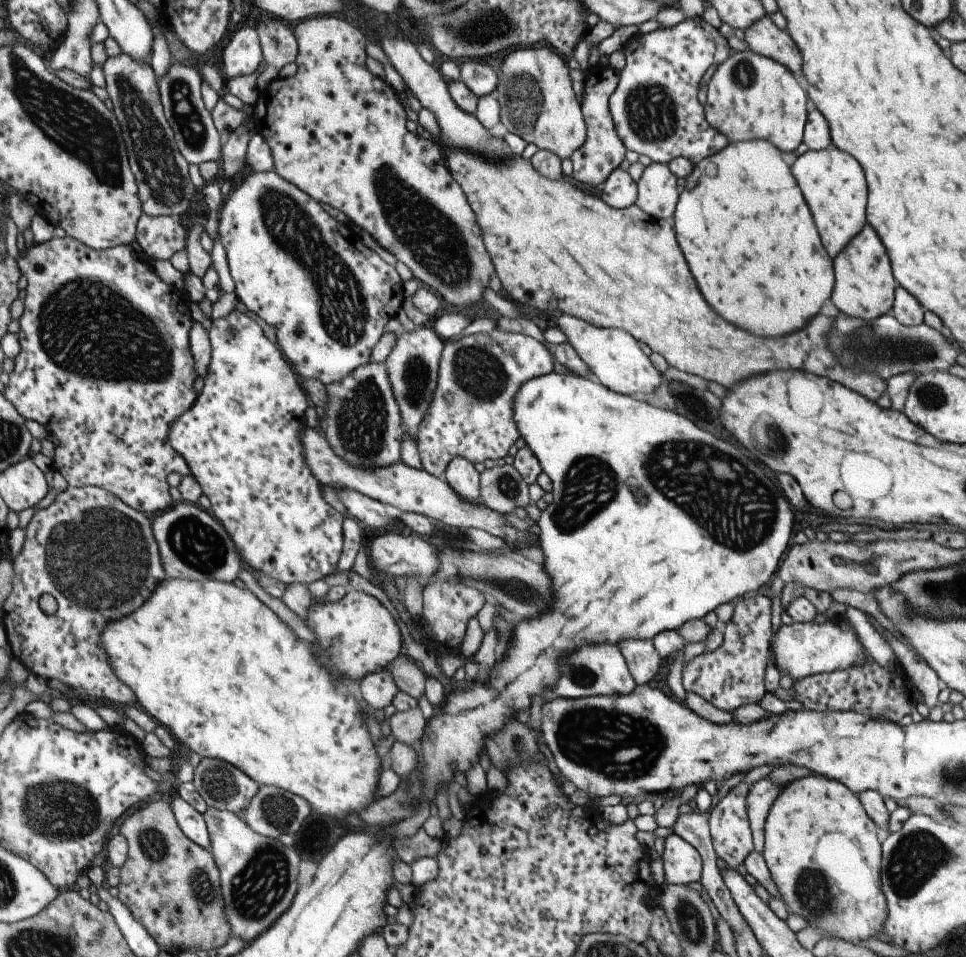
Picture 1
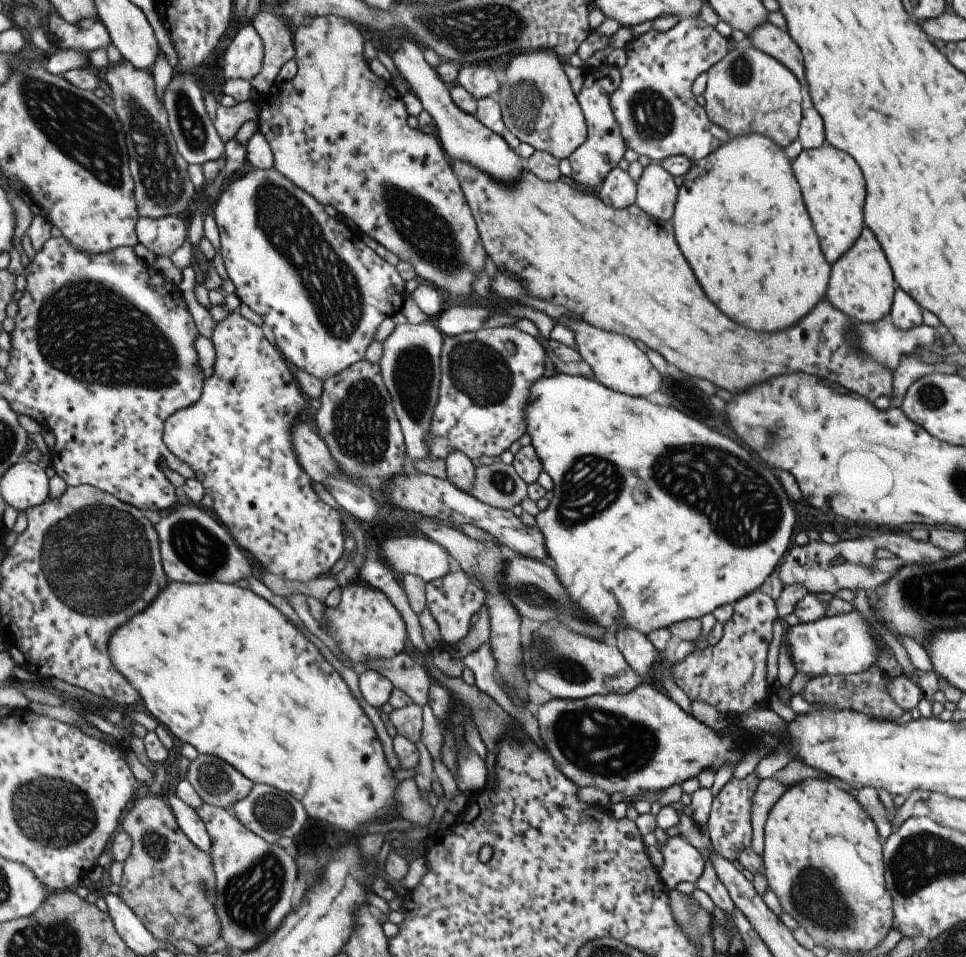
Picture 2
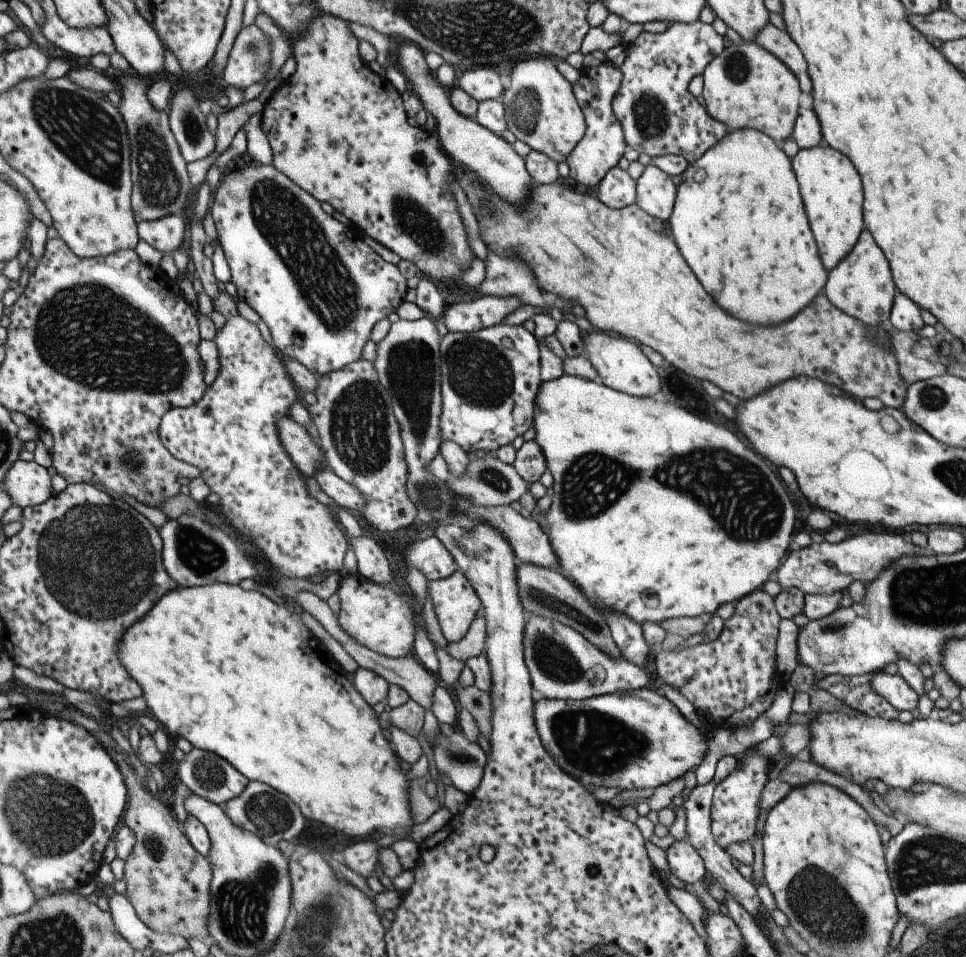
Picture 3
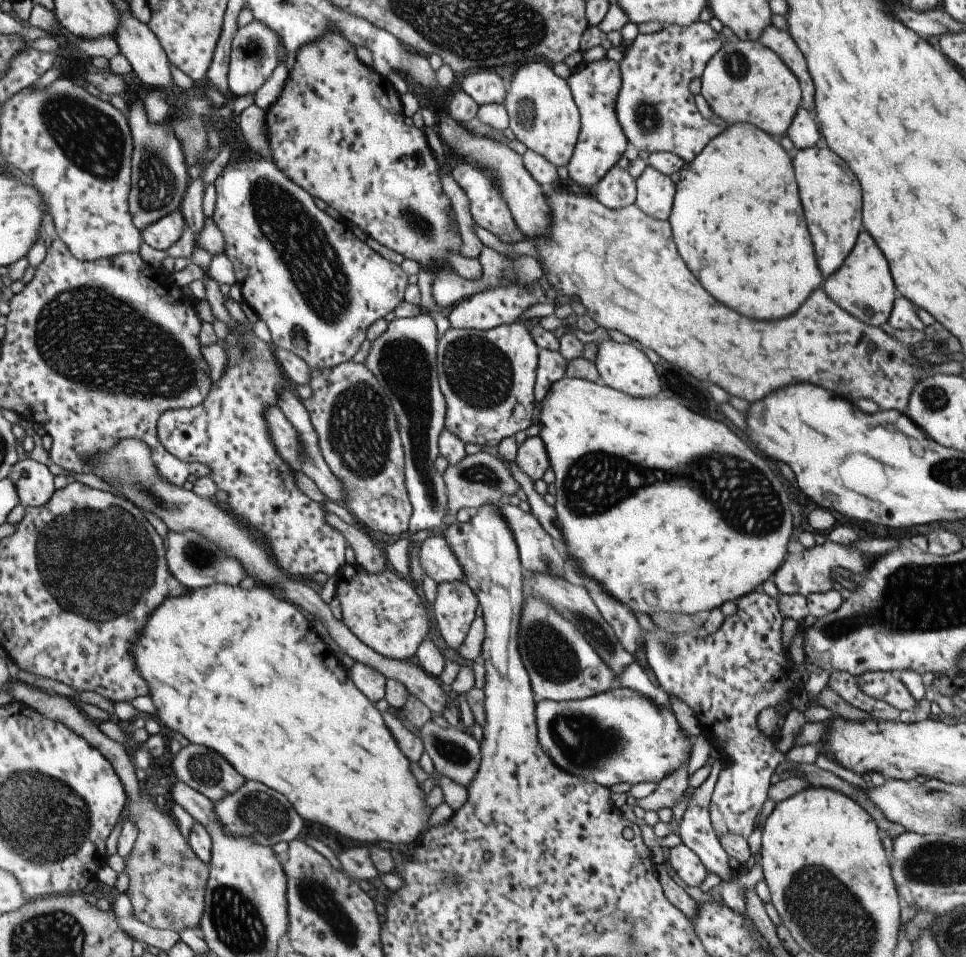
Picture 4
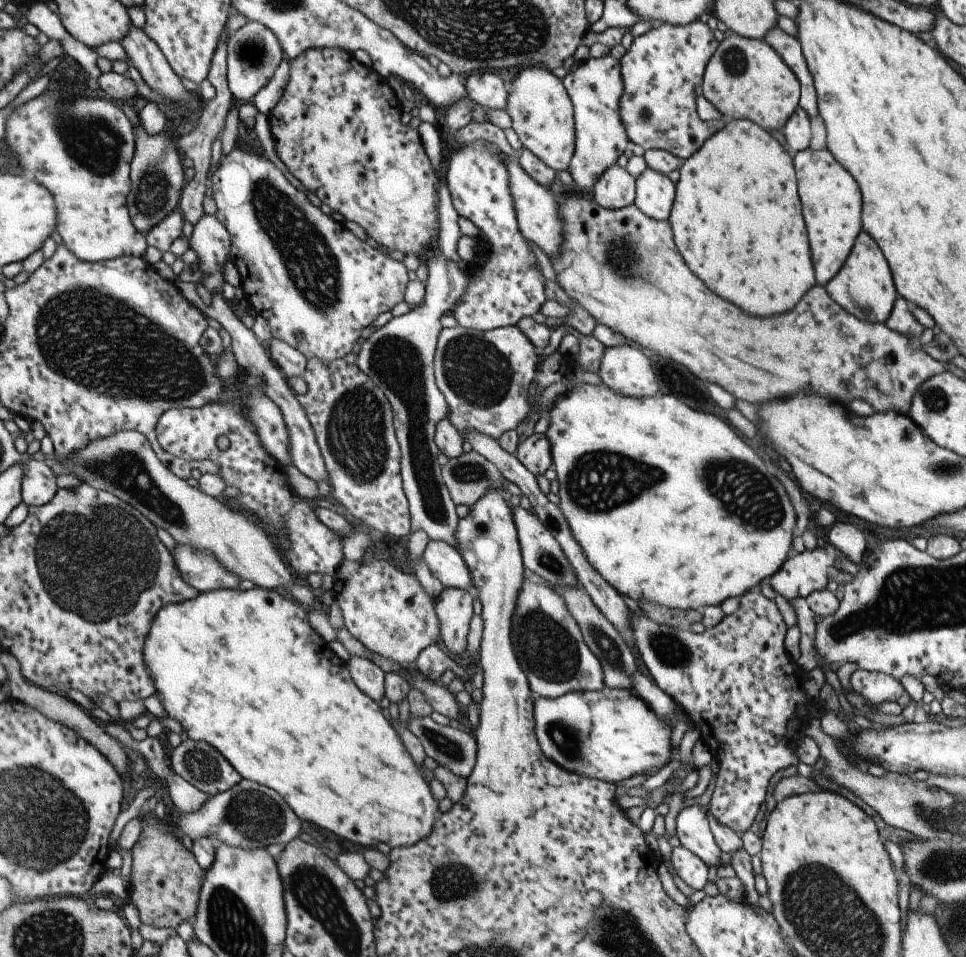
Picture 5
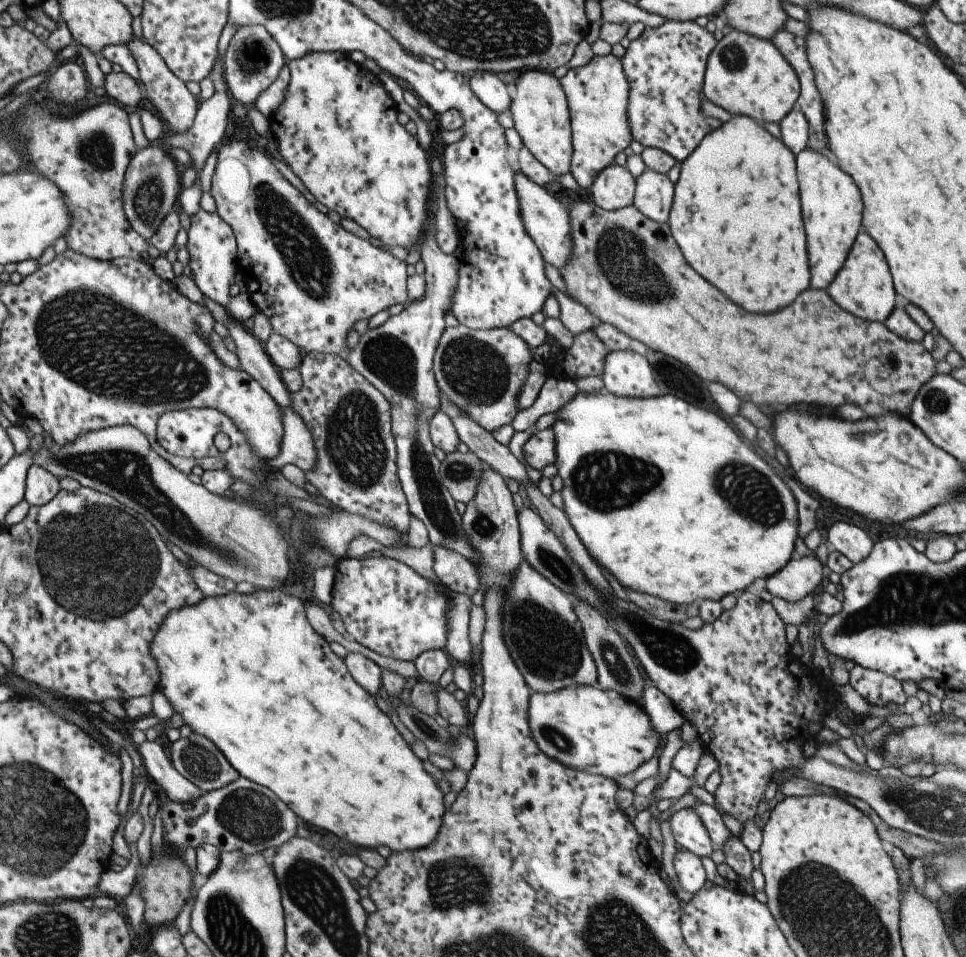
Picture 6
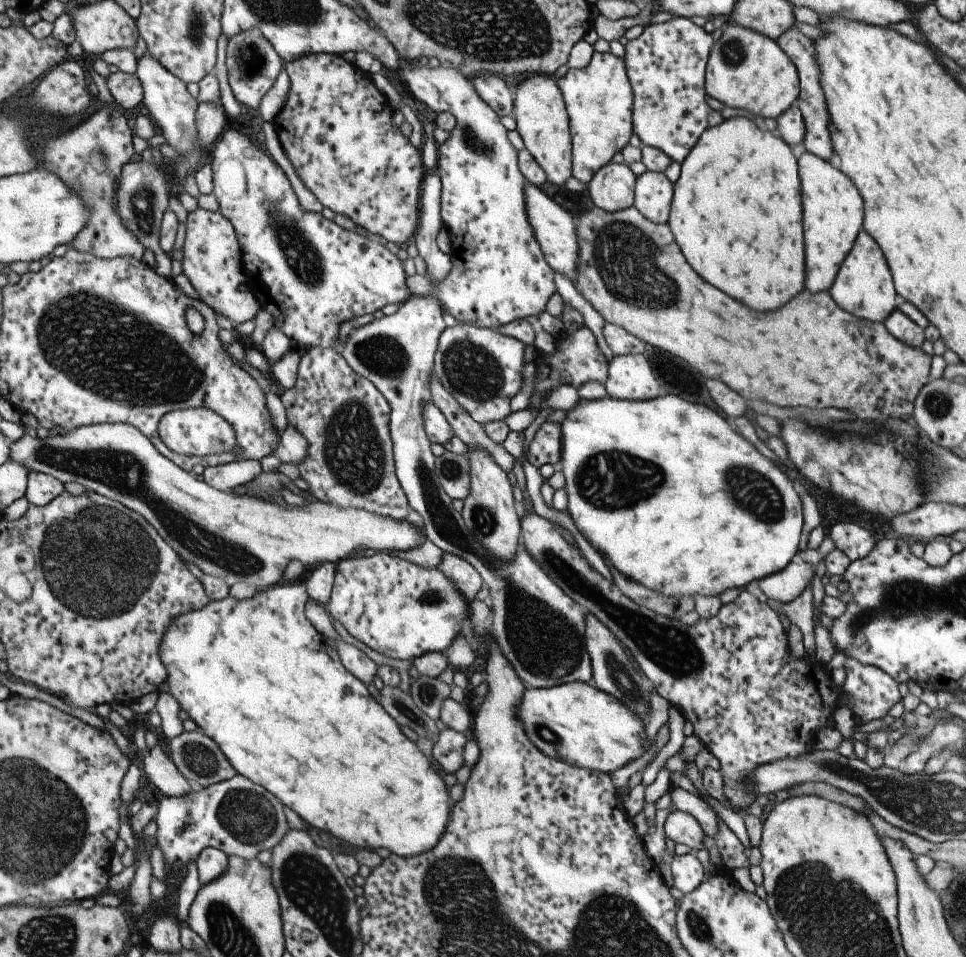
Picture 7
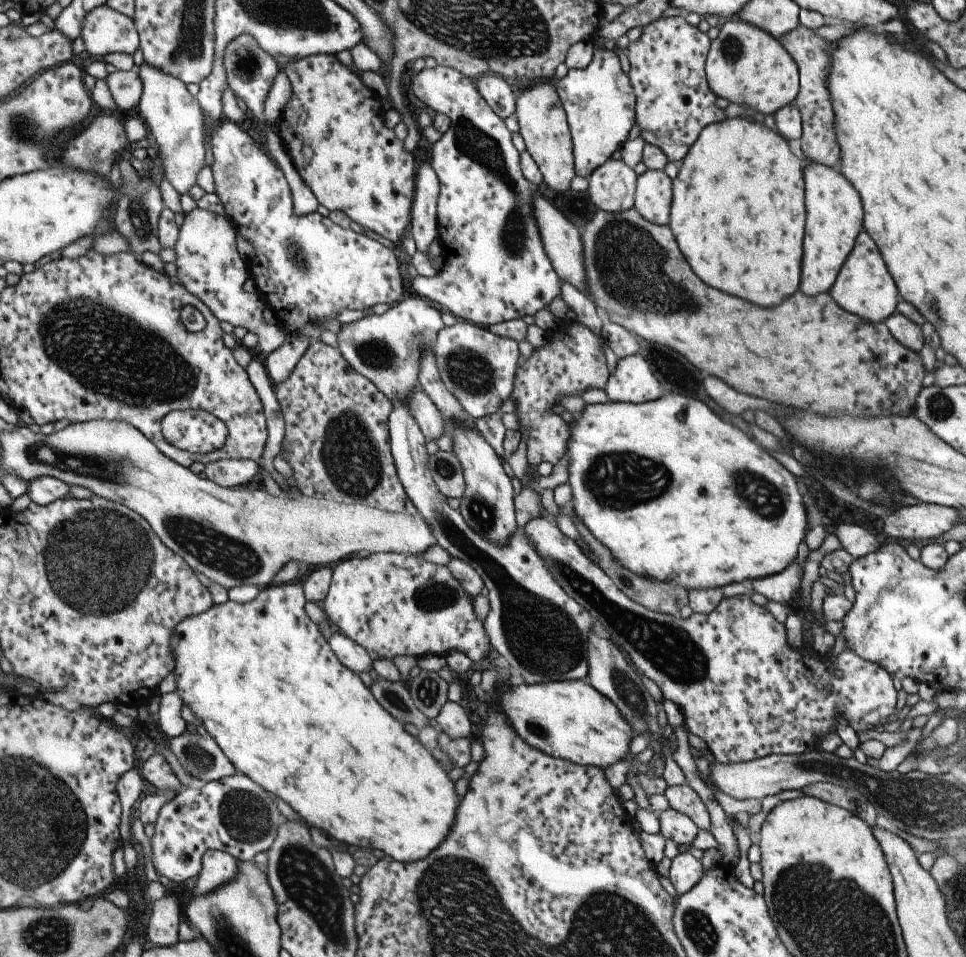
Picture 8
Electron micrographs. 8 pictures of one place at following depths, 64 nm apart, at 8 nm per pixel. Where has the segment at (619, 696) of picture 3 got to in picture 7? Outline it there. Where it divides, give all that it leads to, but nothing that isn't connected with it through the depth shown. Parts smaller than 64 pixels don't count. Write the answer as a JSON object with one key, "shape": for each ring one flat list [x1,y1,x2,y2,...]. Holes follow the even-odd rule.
{"shape":[[580,681,539,689,525,688,516,708,516,716,526,738,543,755,583,769,610,774,649,749,644,738,643,723,631,711,609,694]]}

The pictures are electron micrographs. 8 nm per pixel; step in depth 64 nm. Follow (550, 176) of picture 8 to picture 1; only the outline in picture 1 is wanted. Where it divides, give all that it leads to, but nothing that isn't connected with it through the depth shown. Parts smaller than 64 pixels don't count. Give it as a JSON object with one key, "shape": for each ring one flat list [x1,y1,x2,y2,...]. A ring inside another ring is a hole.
{"shape":[[521,47,510,50,501,64,497,100,501,124,537,149,547,150,560,160,569,159,583,145,586,129,573,93,568,66,551,48]]}

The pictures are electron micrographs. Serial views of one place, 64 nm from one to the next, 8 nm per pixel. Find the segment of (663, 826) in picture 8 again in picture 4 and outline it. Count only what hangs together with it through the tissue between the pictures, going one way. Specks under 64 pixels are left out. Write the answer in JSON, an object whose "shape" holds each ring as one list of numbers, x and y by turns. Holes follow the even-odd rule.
{"shape":[[711,760,709,776,705,778,704,784,694,789,693,795,683,812,683,816,681,816,681,820,679,820,677,832,680,842,685,844,689,850,692,850,697,855,697,858,699,858,707,872,715,874,720,882,729,882,737,872,731,869,727,864,727,854,725,854,725,850,723,850,723,847,719,844,715,834,713,834,713,827,711,826,708,815,711,793,713,792,713,787,720,770,721,766,719,766,719,760]]}

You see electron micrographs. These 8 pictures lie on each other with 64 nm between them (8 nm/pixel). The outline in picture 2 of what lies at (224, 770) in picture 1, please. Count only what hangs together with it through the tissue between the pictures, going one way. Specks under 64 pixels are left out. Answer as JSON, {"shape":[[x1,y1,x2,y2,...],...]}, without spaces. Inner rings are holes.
{"shape":[[198,754,185,770,187,781,199,800,210,806,227,809,242,800,252,783,223,760,212,755]]}

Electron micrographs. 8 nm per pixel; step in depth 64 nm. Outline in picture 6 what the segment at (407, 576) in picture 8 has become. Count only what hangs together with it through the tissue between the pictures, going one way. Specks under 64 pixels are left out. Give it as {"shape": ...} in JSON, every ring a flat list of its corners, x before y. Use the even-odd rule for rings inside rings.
{"shape":[[390,557,341,558,334,570,329,608,343,621,348,638,381,655,415,661,420,653,442,649,447,639,449,590,439,580,420,577]]}

